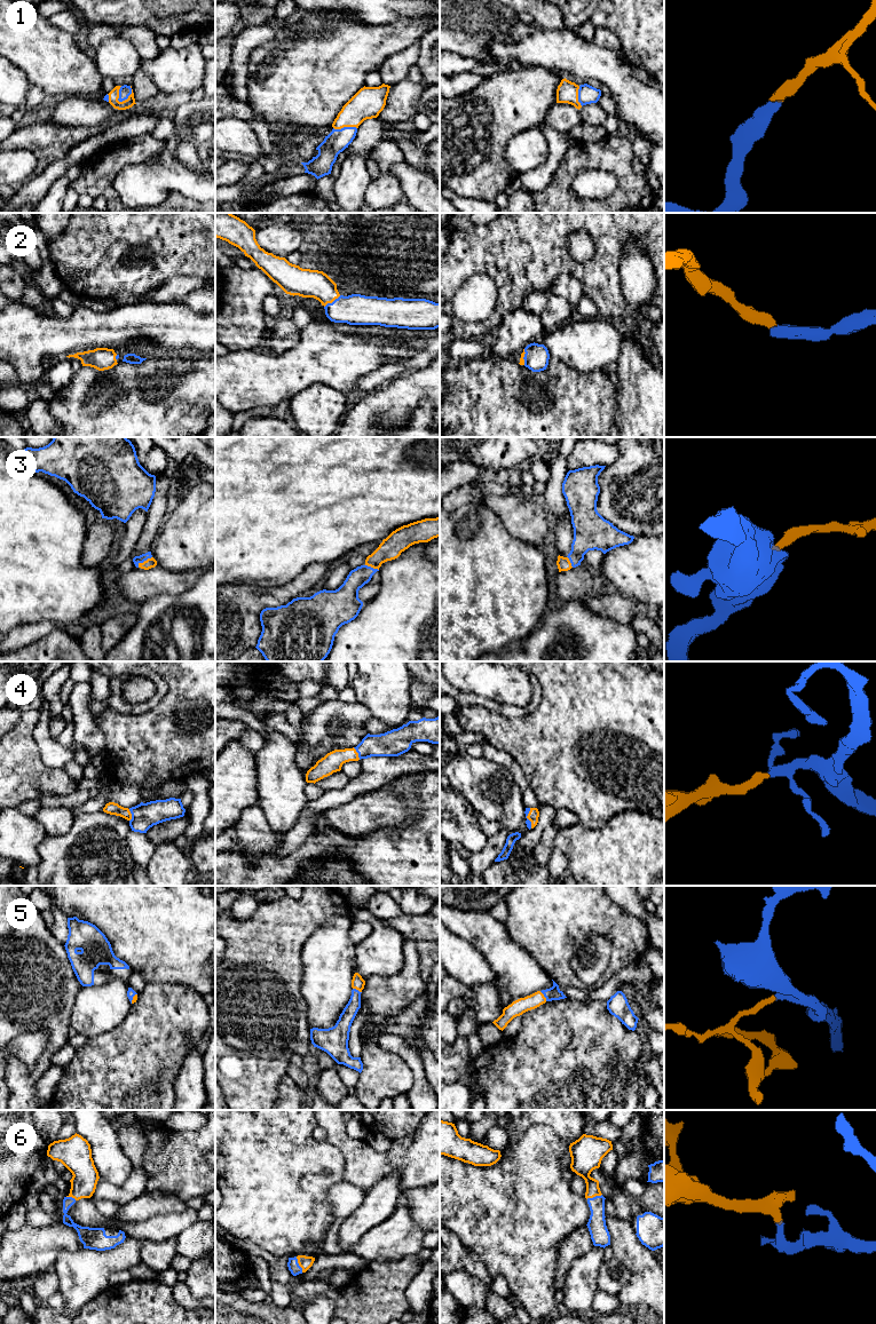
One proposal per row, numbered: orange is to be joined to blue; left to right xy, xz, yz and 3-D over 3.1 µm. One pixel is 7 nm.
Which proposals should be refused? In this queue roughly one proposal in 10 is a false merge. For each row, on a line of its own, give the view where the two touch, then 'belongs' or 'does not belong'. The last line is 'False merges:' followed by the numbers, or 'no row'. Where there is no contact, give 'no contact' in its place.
1: xy | belongs
2: xz | belongs
3: xy | belongs
4: xz | belongs
5: yz | belongs
6: xz | belongs
False merges: no row

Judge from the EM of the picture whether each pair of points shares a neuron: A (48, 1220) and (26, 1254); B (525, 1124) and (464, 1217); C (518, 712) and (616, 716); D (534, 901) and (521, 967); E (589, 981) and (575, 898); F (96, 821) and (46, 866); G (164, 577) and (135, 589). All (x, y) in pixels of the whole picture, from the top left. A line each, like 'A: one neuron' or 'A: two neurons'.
A: two neurons
B: two neurons
C: two neurons
D: two neurons
E: two neurons
F: one neuron
G: one neuron

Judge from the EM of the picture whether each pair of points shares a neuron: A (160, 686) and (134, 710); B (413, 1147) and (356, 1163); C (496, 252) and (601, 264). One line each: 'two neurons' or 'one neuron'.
A: one neuron
B: one neuron
C: one neuron

